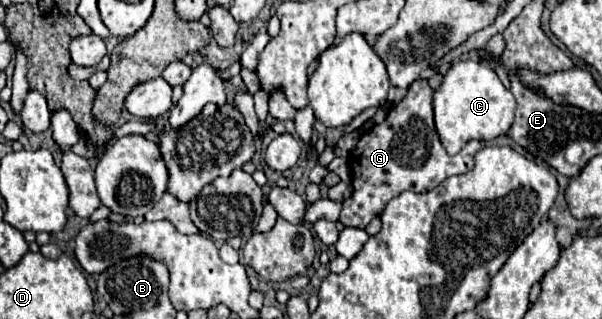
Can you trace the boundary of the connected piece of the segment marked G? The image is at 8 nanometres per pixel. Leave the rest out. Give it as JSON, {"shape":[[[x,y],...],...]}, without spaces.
{"shape":[[[413,81],[407,97],[397,103],[381,125],[367,129],[353,155],[349,157],[353,173],[353,195],[343,201],[341,223],[345,227],[367,227],[373,217],[381,215],[385,205],[403,191],[427,193],[451,175],[467,173],[473,167],[473,155],[483,147],[481,141],[469,141],[457,155],[449,155],[433,125],[431,107],[433,89],[427,81]]]}

